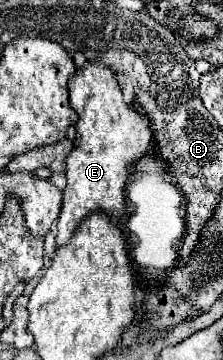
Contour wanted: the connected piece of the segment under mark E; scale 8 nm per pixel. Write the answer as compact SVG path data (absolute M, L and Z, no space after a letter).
M88 61L68 81L70 105L78 113L74 149L66 157L68 185L62 191L62 211L58 217L56 245L66 243L76 225L94 211L104 211L110 217L124 215L124 187L132 171L132 163L148 153L152 129L146 115L124 103L114 71L98 61Z

